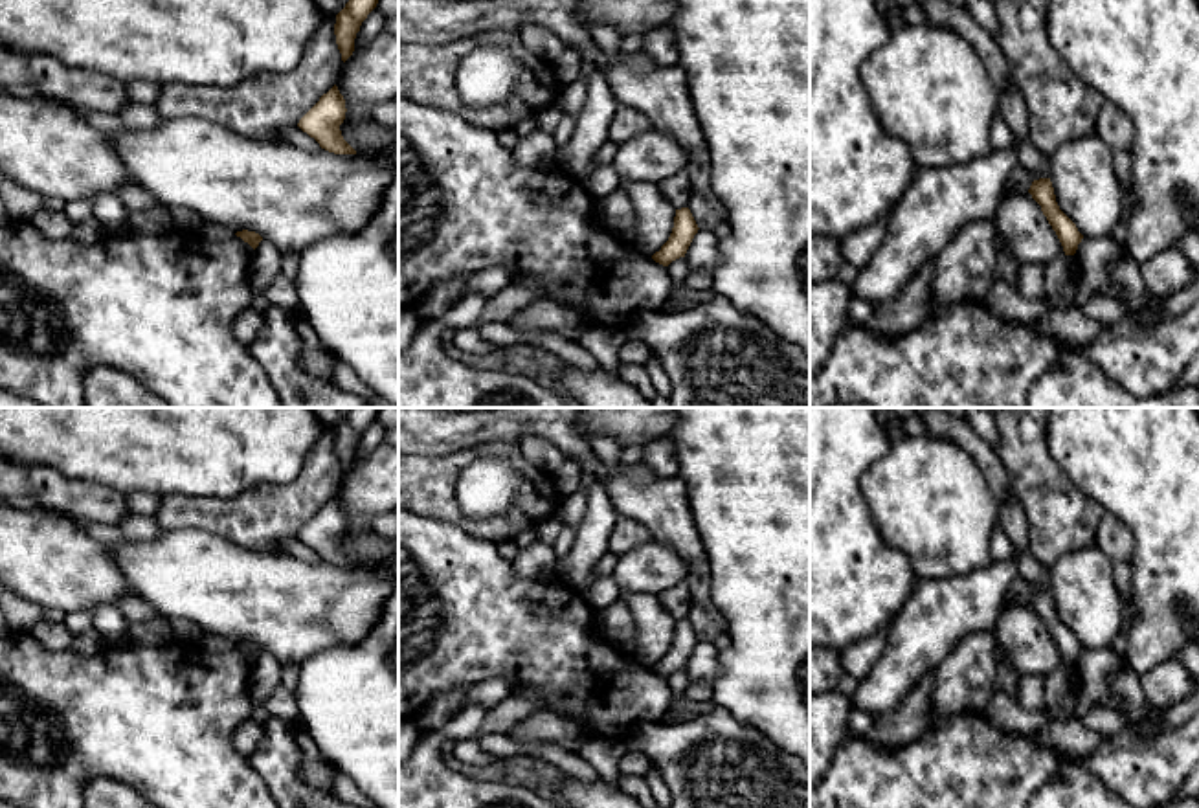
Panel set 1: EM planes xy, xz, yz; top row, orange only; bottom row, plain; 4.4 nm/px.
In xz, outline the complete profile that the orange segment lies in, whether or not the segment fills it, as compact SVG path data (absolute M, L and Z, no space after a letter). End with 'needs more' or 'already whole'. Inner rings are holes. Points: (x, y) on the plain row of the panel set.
M689 619L676 621L672 645L661 661L652 667L652 670L668 678L672 672L685 668L698 641L700 639Z; already whole

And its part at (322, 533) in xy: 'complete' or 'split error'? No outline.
complete

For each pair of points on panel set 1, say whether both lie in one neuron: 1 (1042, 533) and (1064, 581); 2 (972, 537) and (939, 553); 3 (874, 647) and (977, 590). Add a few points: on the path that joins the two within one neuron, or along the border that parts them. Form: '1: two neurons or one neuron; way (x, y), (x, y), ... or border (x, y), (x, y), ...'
1: two neurons; border (1093, 542), (1067, 551), (1049, 570)
2: one neuron; way (964, 537), (955, 537), (946, 546)
3: two neurons; border (891, 627), (882, 654), (862, 678)

